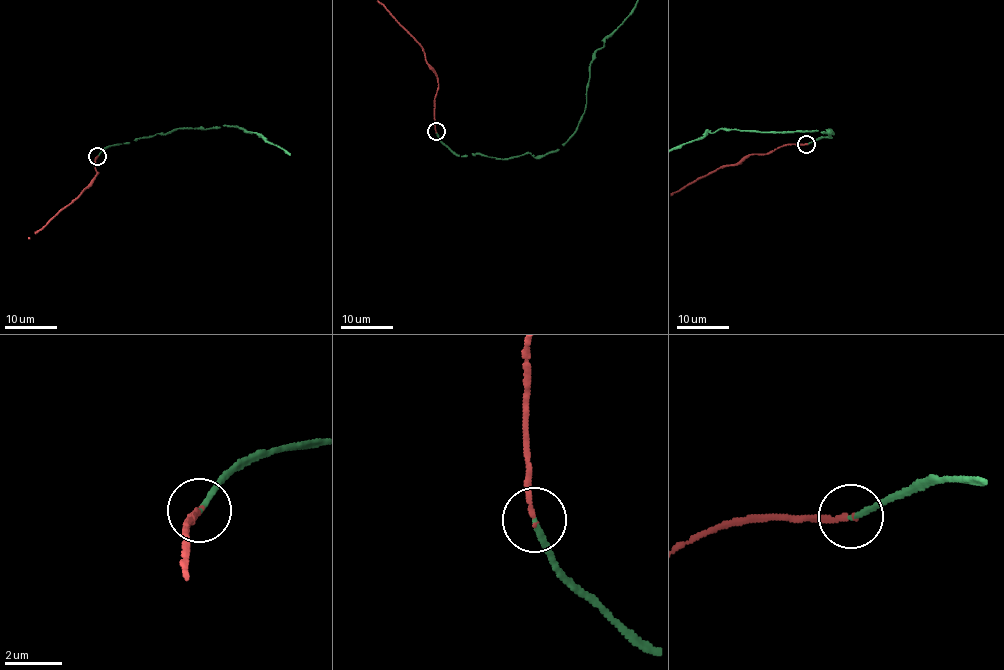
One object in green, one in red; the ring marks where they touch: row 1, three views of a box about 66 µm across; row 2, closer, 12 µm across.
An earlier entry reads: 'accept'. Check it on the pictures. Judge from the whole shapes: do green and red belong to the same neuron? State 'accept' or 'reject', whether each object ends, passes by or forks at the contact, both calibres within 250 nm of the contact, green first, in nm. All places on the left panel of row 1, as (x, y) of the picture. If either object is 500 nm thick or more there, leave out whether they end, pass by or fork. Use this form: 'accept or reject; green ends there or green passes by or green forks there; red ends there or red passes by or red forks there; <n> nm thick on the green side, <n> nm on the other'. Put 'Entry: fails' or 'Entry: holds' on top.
Entry: holds
accept; green ends there; red ends there; 180 nm thick on the green side, 180 nm on the other

